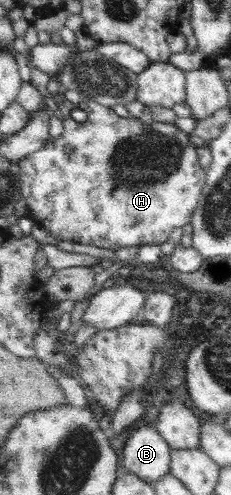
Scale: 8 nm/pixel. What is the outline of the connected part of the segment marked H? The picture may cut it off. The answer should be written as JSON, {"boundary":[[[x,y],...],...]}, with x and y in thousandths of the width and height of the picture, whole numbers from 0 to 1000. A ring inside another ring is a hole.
{"boundary":[[[351,198],[333,210],[277,200],[251,216],[277,232],[273,271],[221,279],[190,303],[74,331],[95,345],[82,362],[91,390],[117,410],[117,438],[147,453],[255,485],[485,505],[571,495],[593,501],[662,491],[701,495],[736,487],[736,471],[753,463],[827,453],[879,398],[892,356],[853,327],[814,267],[753,248],[628,248],[589,236],[519,236],[481,216],[398,200]],[[329,218],[377,226],[368,246],[312,240],[312,224]],[[286,293],[307,297],[312,309],[286,309]]]}

